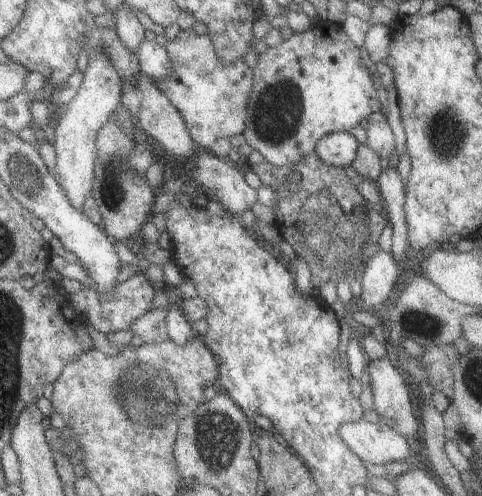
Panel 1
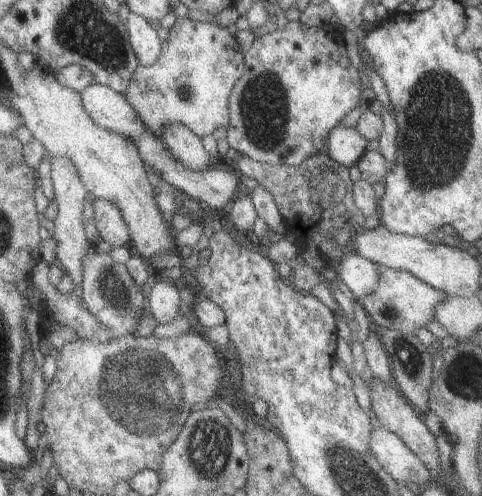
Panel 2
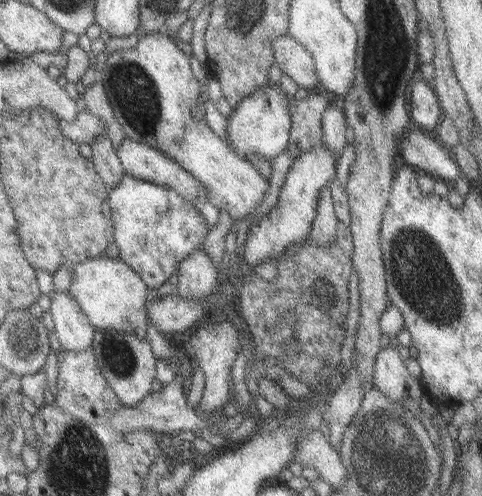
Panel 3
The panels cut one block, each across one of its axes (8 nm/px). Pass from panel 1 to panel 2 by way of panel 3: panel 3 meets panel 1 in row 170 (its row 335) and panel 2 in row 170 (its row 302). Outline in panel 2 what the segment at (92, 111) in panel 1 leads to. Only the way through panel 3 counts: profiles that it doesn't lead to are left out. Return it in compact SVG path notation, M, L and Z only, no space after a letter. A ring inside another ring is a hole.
M61 156L51 158L51 186L53 186L53 200L57 204L57 214L53 218L55 224L55 232L53 232L53 240L55 240L55 264L59 266L59 270L63 274L67 274L73 280L73 286L81 284L81 276L83 276L83 268L81 262L85 258L85 254L89 252L89 248L93 244L89 244L87 236L85 236L85 228L83 228L83 206L87 200L87 190L73 166L71 160L65 160Z

